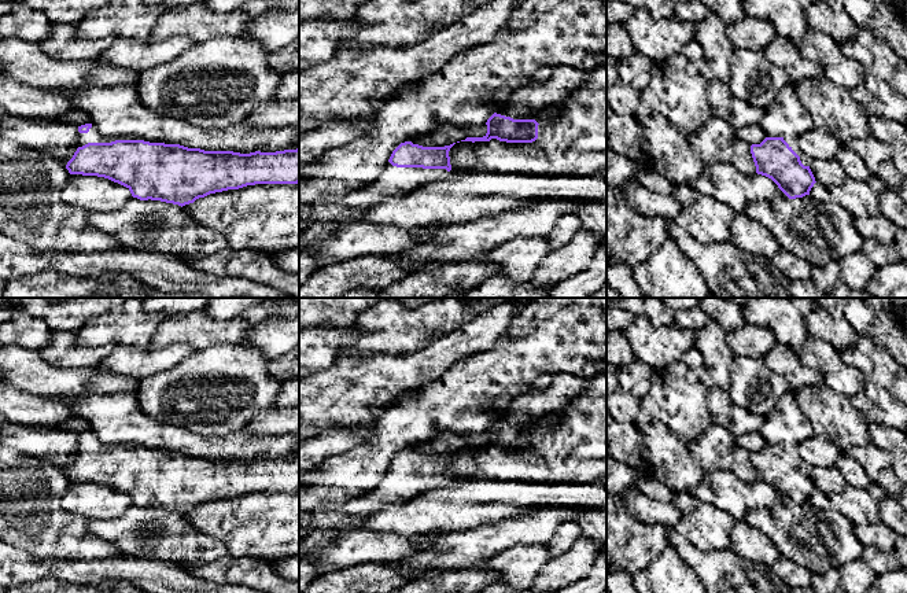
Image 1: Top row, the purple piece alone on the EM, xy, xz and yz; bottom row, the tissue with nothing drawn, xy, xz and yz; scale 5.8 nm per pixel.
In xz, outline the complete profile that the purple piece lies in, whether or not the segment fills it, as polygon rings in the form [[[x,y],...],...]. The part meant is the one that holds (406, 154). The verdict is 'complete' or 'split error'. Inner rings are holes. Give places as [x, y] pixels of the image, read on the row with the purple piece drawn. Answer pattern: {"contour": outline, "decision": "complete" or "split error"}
{"contour": [[[412,141],[401,143],[375,181],[346,196],[332,196],[322,203],[299,209],[299,216],[306,221],[305,228],[329,221],[355,220],[387,198],[409,195],[435,181],[456,180],[457,177],[449,173],[449,151],[454,144],[423,147]]], "decision": "split error"}

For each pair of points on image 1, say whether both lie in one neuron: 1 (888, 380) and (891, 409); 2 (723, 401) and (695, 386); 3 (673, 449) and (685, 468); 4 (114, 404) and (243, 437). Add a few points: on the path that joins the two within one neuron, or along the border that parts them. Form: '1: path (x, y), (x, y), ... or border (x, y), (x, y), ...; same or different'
1: border (866, 379), (881, 386), (892, 397); different
2: border (711, 385), (705, 397), (705, 407), (712, 422); different
3: path (673, 453), (681, 464); same
4: path (146, 433), (180, 438), (196, 445), (211, 445); same

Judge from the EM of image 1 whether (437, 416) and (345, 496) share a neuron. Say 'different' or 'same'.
same

